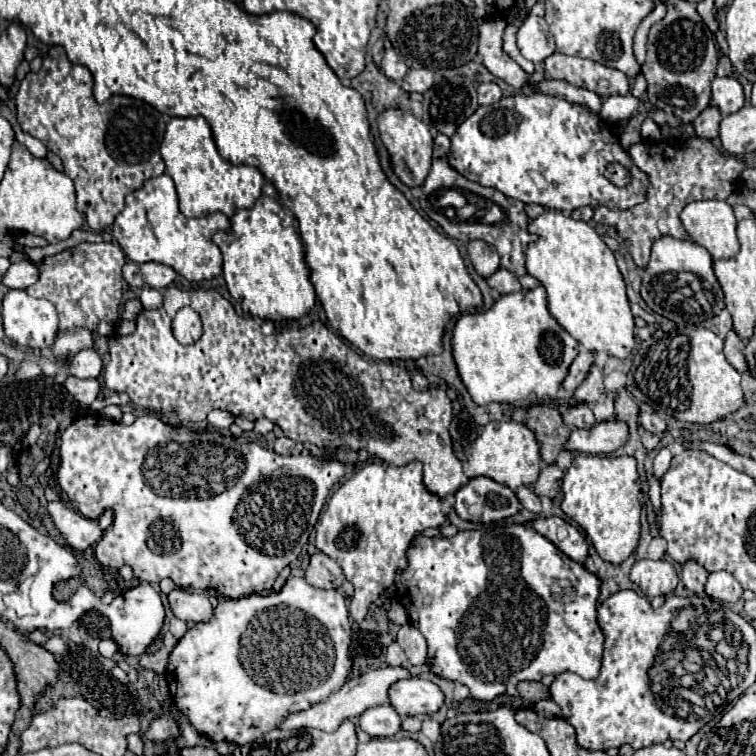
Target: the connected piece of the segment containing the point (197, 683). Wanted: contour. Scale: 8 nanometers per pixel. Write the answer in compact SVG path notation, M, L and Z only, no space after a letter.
M290 576L284 584L284 588L276 594L270 596L262 596L262 594L250 594L250 596L242 596L238 600L232 598L222 598L220 604L214 608L214 616L210 622L206 624L196 624L192 626L182 640L178 640L176 648L170 654L168 660L168 670L166 670L166 678L168 678L168 686L170 686L170 694L176 702L176 706L180 708L180 712L190 720L190 724L206 738L210 740L234 740L238 744L246 744L250 740L256 740L258 736L274 730L282 718L286 718L288 714L300 712L310 708L316 702L322 702L328 698L328 694L336 692L338 688L342 688L342 684L348 680L350 670L352 670L352 654L350 654L352 628L348 622L348 608L346 608L346 598L342 592L338 590L322 590L322 588L314 588L306 582L306 578L302 576Z

